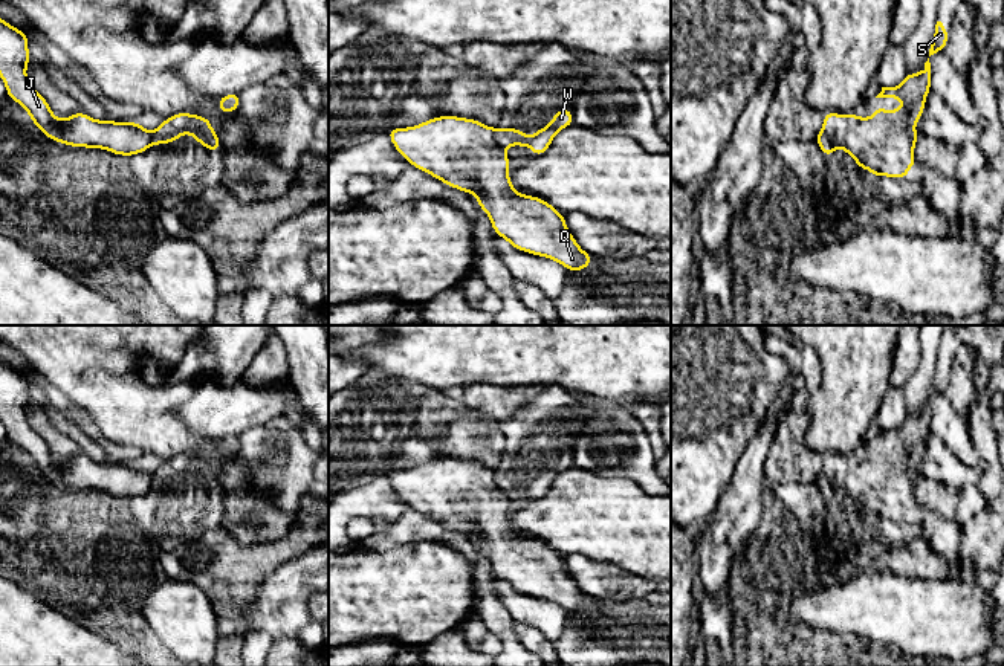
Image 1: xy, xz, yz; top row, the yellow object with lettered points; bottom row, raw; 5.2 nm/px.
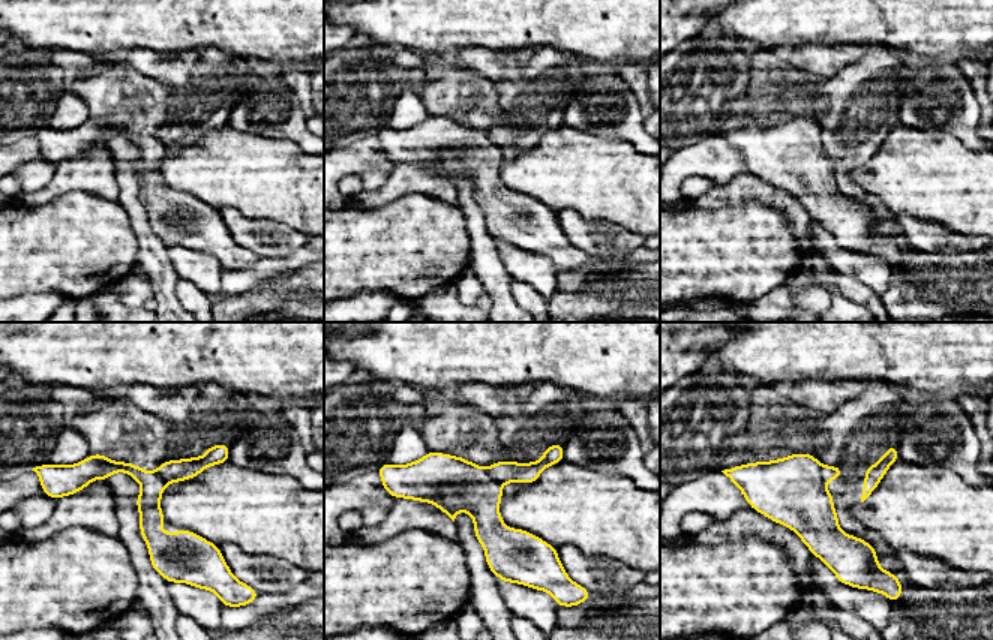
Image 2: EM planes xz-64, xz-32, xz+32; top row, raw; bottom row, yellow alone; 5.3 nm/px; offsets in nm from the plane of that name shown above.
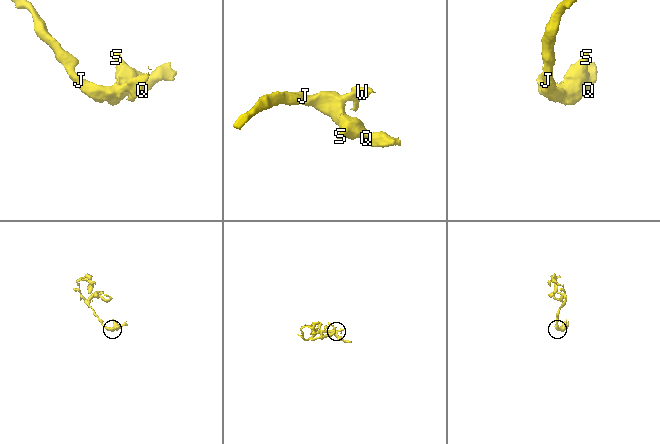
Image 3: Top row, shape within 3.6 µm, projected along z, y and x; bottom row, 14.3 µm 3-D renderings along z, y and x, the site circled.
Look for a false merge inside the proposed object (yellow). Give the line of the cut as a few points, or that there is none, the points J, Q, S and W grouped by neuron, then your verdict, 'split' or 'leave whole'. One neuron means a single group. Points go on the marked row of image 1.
cut in xz along (492, 129), (492, 138), (502, 148); J Q S / W; split

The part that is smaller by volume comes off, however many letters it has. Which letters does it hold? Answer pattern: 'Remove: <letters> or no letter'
Remove: W

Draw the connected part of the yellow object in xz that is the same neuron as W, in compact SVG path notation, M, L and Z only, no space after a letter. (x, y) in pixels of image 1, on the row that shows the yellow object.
M559 108L553 113L552 122L544 128L535 130L535 134L532 137L526 136L521 128L495 127L494 141L500 148L510 145L532 147L533 156L542 156L549 150L556 133L570 125L573 125L572 108Z

